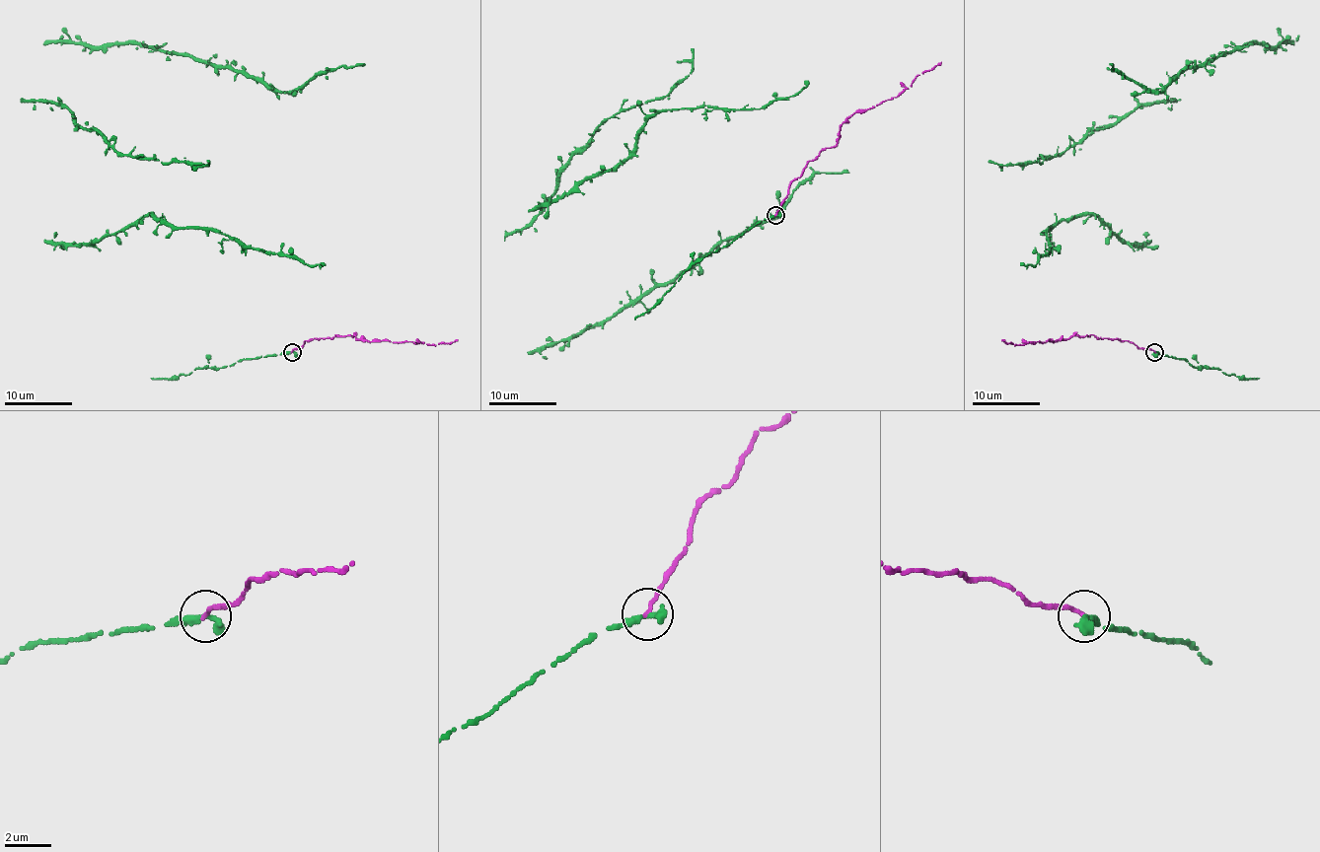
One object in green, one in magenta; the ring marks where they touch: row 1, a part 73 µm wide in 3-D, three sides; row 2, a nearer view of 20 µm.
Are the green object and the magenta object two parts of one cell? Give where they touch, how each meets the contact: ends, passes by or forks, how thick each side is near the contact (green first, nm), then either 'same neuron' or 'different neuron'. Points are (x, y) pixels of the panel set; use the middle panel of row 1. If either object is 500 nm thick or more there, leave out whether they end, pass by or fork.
place (775, 215); green ends; magenta ends; calibres 440 and 180 nm; same neuron

